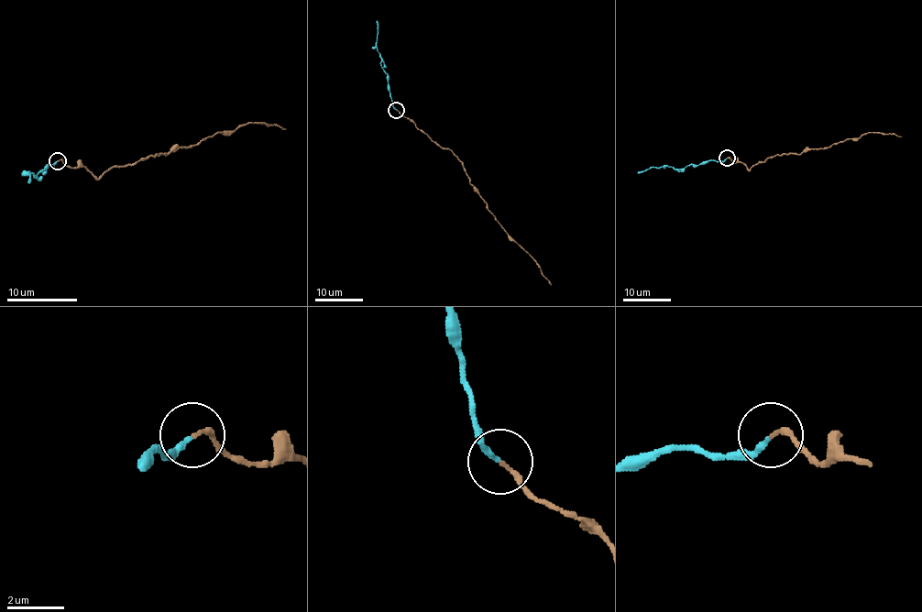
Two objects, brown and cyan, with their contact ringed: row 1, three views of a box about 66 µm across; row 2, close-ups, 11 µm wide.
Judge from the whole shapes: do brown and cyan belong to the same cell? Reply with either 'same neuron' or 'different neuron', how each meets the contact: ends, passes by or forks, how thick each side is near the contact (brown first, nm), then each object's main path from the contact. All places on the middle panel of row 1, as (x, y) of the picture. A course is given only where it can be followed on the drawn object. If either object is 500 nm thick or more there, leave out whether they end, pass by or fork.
same neuron; brown ends there; cyan ends there; 160 nm thick on the brown side, 190 nm on the other; brown runs (396, 109), (456, 157), (486, 208), (526, 252), (552, 285); cyan runs (396, 109), (391, 101), (388, 73), (380, 64), (381, 57), (376, 45), (377, 20)

